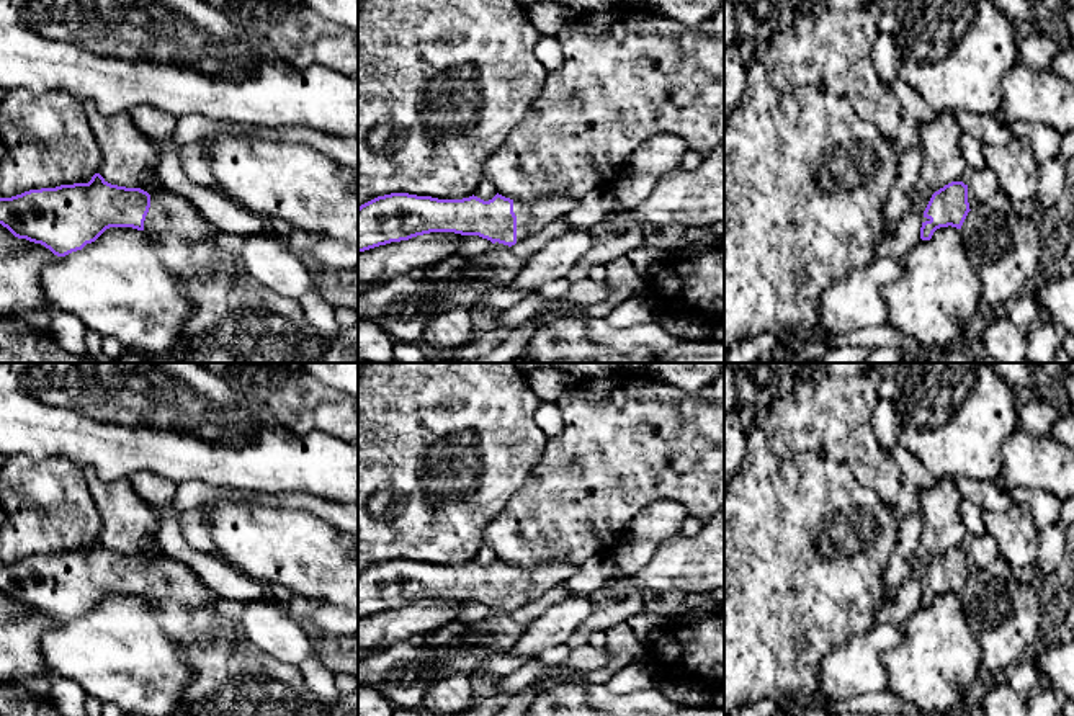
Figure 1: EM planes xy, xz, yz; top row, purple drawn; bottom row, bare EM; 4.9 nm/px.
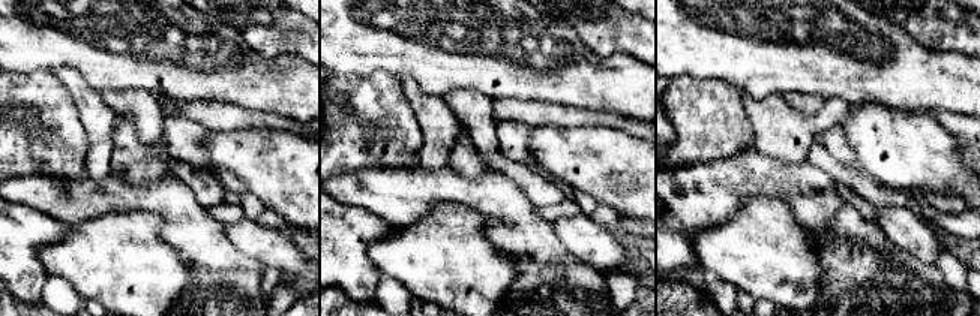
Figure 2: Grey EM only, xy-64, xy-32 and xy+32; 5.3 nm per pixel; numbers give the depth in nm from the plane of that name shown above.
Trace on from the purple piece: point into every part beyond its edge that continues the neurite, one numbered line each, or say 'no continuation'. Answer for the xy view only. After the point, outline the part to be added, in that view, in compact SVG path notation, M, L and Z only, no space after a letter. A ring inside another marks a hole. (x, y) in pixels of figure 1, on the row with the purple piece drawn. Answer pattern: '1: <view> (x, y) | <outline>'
1: xy (174, 224) | M167 190L150 195L150 208L142 230L157 247L162 263L175 275L199 278L229 278L240 281L252 276L239 252L226 252L216 235L219 229L188 199ZM209 244L214 260L206 266L191 262L190 248Z

